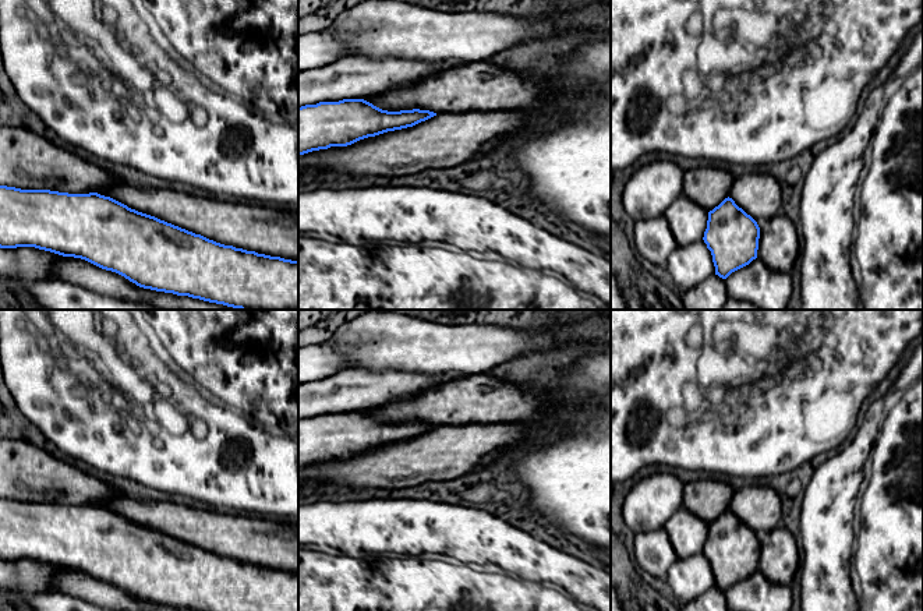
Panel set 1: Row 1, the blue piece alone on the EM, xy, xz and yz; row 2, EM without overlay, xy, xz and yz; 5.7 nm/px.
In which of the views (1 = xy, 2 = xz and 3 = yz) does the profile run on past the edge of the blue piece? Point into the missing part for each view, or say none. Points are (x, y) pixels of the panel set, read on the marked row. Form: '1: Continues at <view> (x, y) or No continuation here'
1: No continuation here
2: No continuation here
3: No continuation here

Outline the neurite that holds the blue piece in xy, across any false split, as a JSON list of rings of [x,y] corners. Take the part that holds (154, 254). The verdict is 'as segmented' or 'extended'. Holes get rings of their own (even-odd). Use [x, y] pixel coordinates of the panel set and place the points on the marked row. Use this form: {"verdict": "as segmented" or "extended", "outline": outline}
{"verdict": "as segmented", "outline": [[[0,186],[0,248],[17,247],[81,258],[144,289],[240,310],[298,310],[298,261],[216,243],[98,193]]]}

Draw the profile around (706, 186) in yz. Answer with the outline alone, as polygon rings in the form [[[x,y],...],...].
[[[700,166],[685,172],[683,193],[694,204],[710,212],[729,197],[733,179],[724,169]]]

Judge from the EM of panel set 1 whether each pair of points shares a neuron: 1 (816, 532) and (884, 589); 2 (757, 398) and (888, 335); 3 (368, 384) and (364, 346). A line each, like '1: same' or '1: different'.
1: same
2: same
3: different

